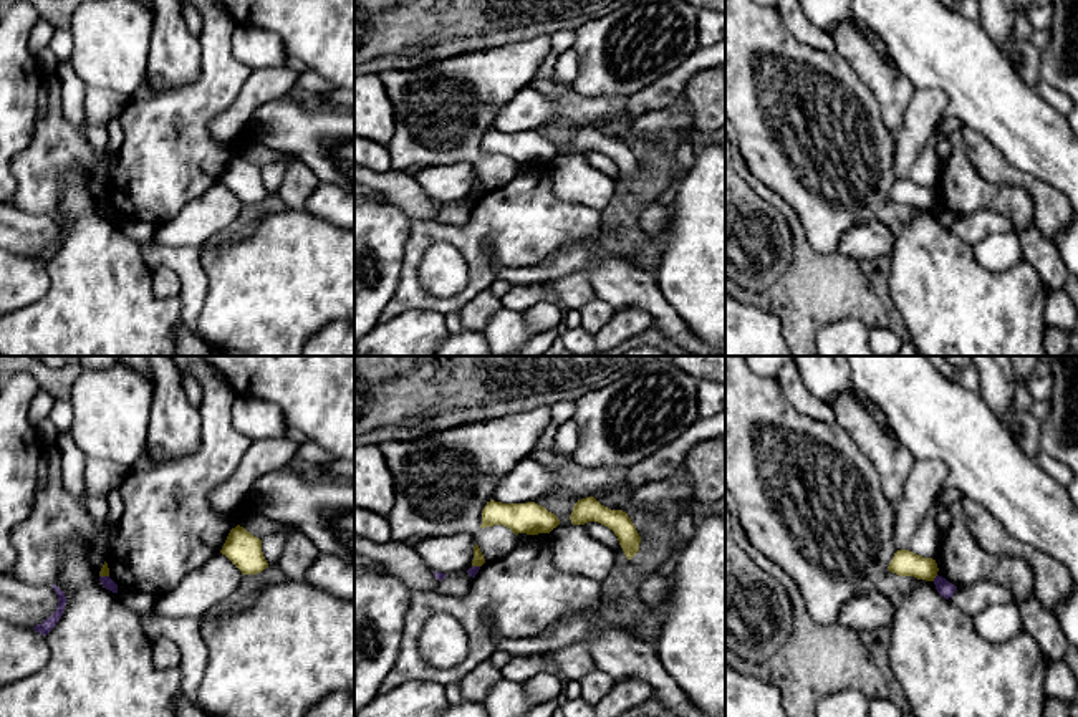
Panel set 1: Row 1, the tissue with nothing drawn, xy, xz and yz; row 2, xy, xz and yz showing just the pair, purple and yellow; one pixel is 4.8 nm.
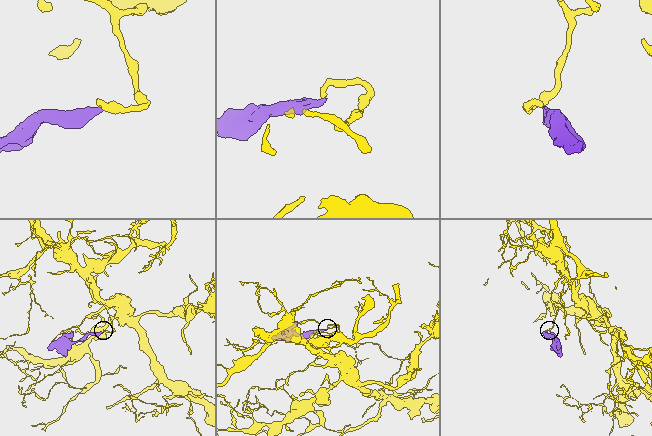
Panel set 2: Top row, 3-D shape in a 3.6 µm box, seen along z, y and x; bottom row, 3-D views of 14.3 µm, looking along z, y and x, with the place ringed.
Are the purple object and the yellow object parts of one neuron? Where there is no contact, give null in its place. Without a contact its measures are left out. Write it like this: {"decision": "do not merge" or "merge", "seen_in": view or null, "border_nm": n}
{"decision": "do not merge", "seen_in": "yz", "border_nm": 40}

